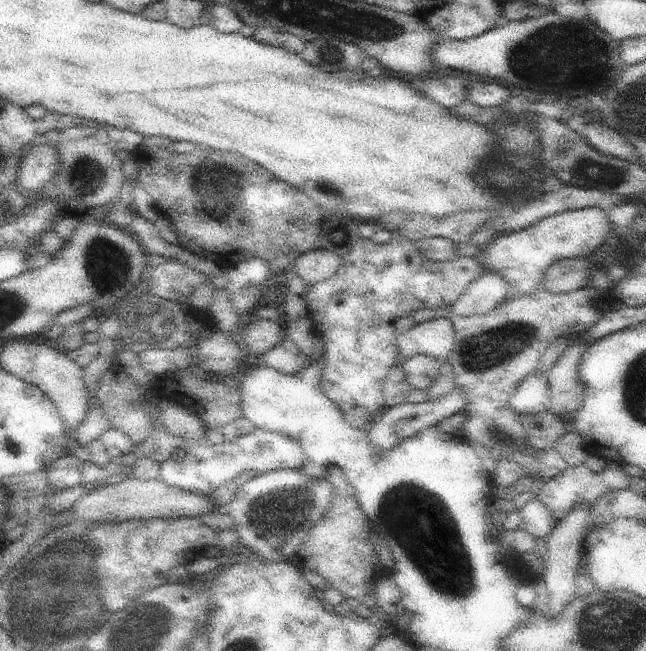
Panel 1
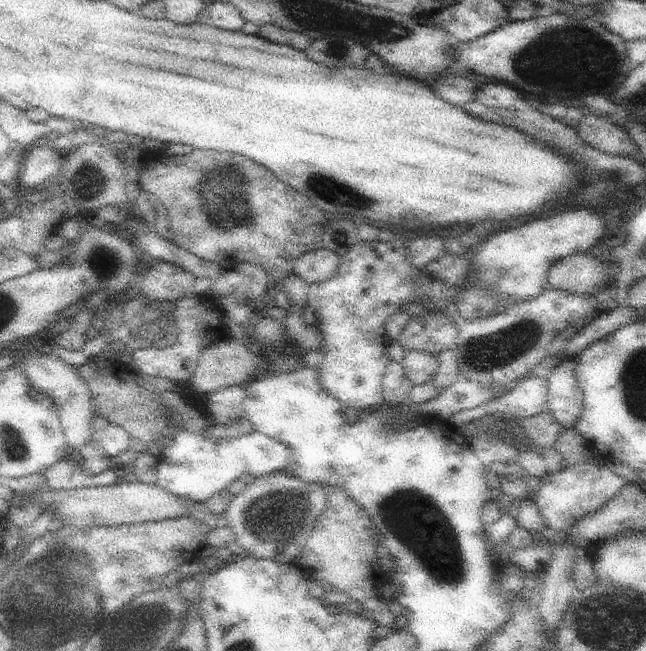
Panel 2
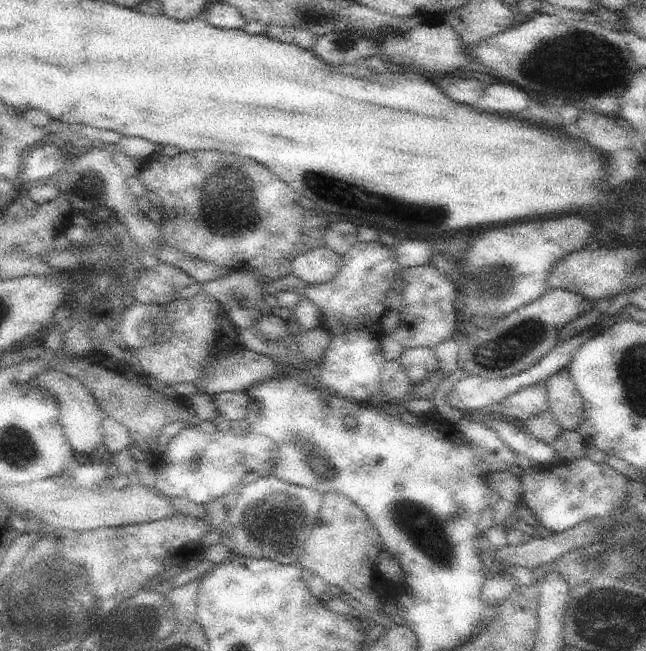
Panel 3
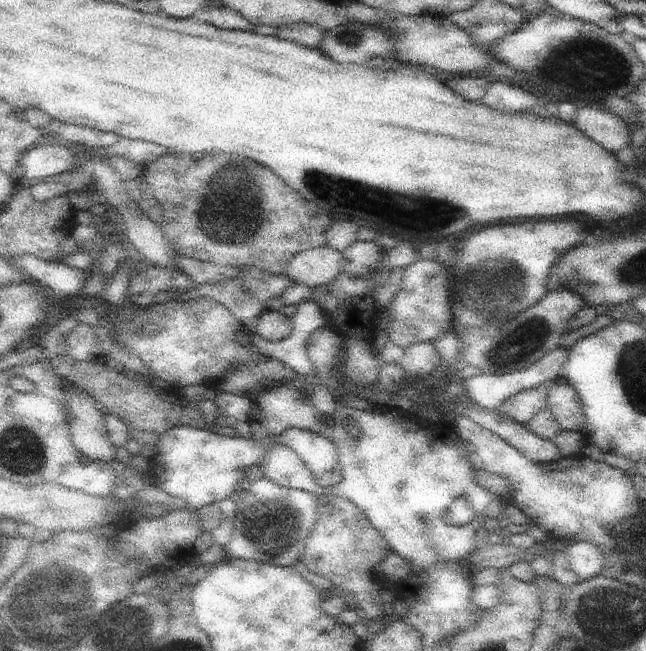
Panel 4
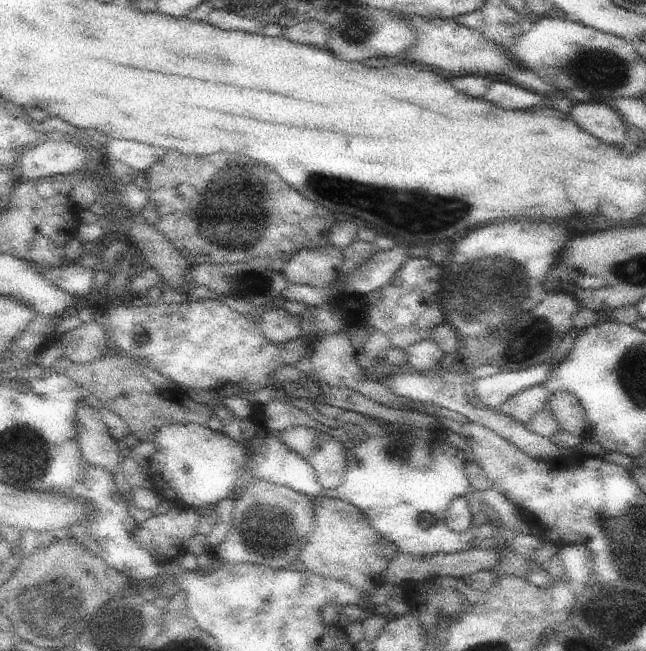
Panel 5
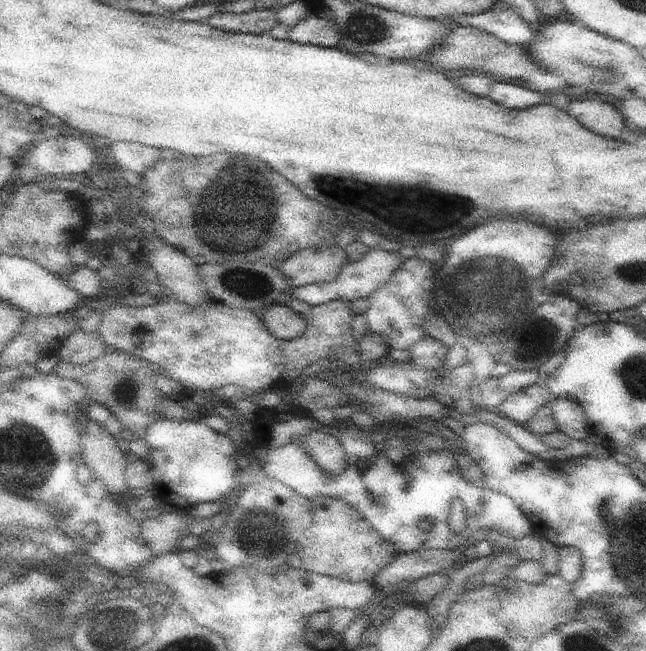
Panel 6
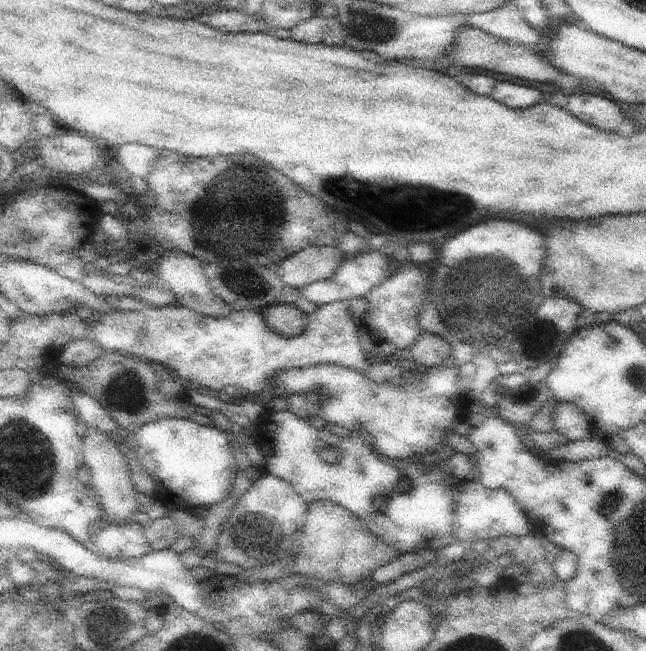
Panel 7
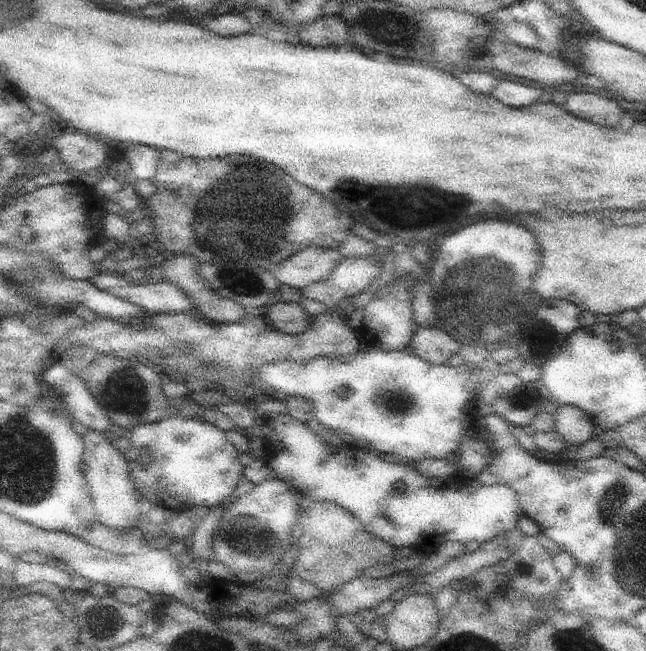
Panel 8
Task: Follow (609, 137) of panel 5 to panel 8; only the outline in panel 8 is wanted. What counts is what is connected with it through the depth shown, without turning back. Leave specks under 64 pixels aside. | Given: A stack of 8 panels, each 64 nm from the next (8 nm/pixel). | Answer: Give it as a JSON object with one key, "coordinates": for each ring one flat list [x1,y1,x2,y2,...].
{"coordinates":[[574,92,565,102,568,112,598,126,618,126,624,118,624,109,618,101,593,93]]}

